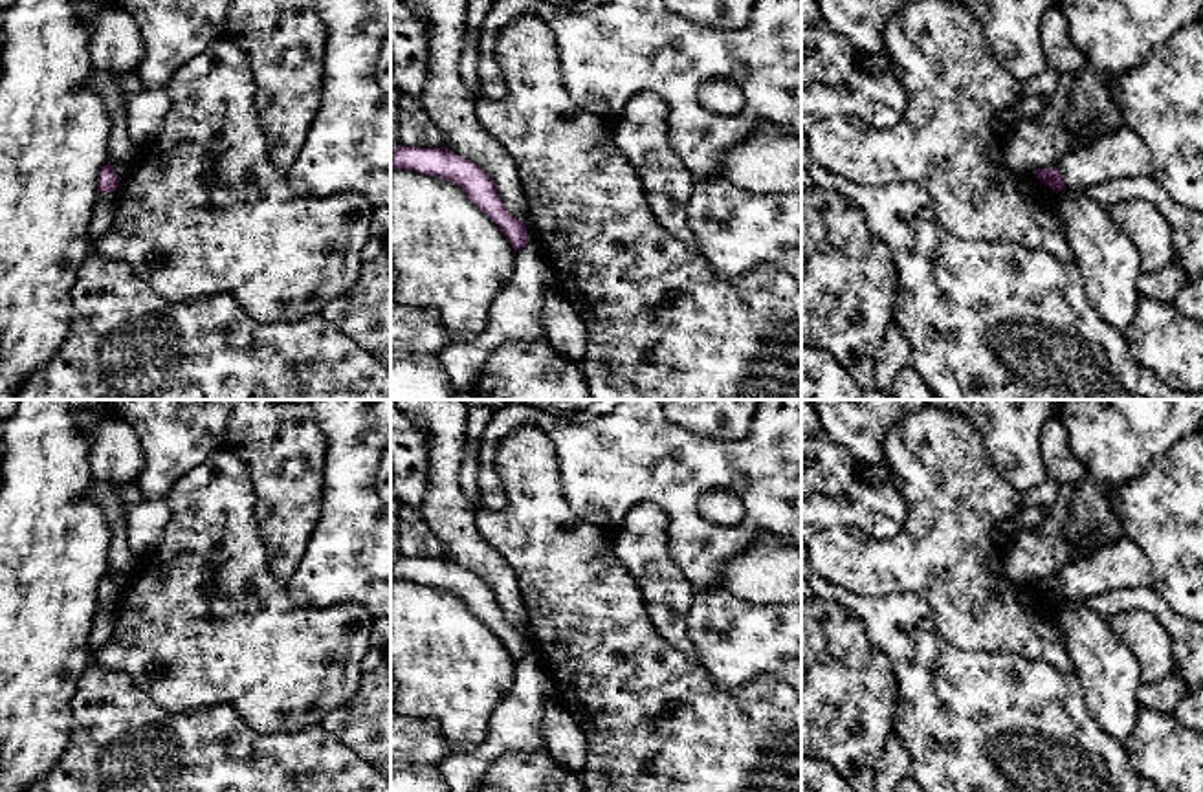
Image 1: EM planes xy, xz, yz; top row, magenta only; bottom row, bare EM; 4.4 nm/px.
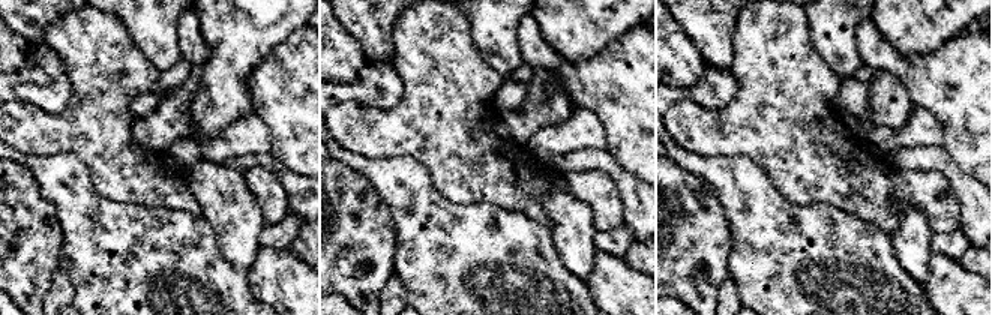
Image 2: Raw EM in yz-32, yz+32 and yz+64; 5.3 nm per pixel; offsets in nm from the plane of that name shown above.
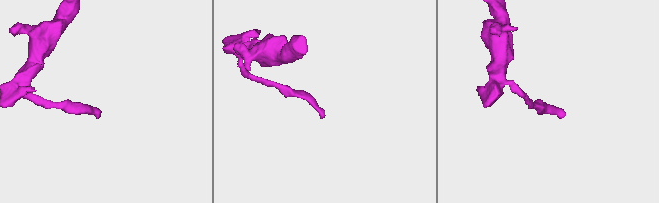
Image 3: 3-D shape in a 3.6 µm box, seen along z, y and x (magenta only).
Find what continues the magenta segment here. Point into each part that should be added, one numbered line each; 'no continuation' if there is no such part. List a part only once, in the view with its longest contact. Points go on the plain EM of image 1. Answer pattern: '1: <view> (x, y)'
no continuation

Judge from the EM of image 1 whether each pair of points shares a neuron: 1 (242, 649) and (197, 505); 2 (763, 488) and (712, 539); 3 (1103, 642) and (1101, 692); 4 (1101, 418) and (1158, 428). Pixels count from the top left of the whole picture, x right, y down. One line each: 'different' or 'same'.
1: same
2: same
3: same
4: same

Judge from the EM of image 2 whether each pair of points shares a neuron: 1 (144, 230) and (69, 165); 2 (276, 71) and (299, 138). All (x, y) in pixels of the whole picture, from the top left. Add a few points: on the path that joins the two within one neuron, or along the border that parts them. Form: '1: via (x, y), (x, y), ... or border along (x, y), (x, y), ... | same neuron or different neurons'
1: via (122, 230), (77, 188) | same neuron
2: via (293, 87), (299, 93), (299, 122) | same neuron

